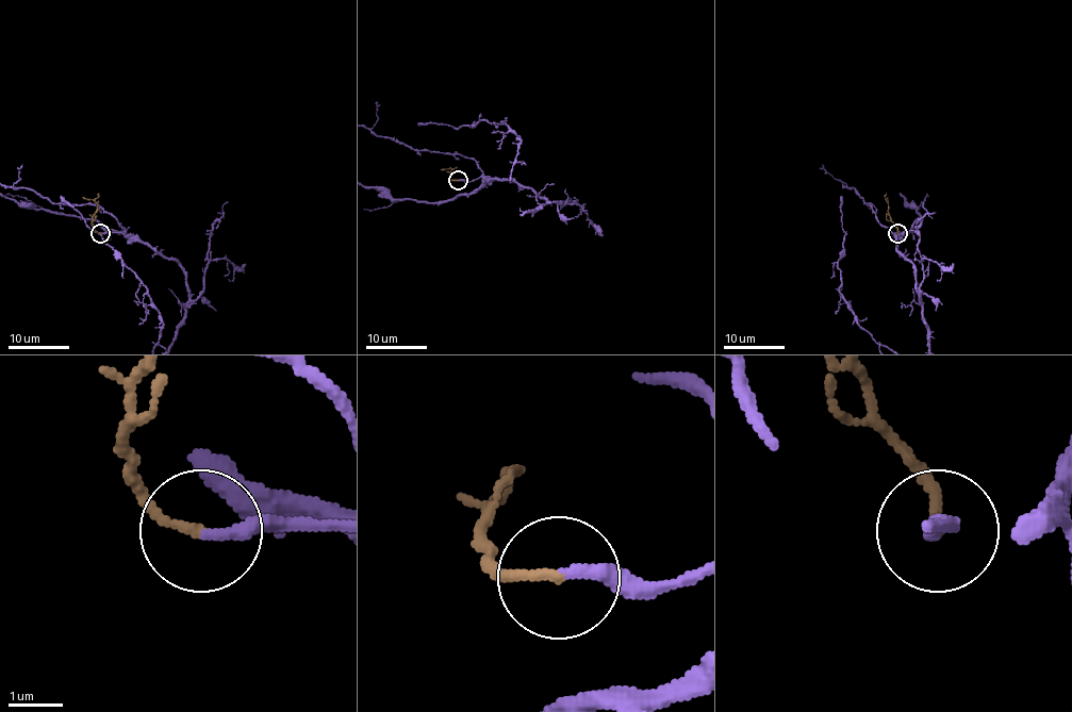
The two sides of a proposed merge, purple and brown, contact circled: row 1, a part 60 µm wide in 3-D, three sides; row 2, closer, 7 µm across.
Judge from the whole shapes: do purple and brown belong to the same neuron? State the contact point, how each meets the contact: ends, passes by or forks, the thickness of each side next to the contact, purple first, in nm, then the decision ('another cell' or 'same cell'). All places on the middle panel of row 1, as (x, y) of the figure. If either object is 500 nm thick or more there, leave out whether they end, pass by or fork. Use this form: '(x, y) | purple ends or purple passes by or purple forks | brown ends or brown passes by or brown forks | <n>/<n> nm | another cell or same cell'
(458, 180) | purple ends | brown ends | 260/190 nm | same cell

